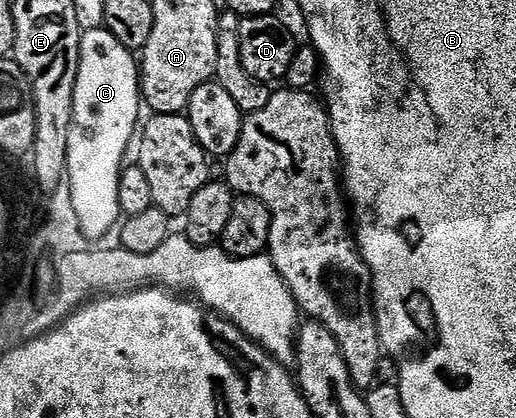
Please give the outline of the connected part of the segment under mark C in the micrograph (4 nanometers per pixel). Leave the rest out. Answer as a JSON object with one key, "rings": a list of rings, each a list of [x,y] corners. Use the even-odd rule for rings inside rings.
{"rings":[[[105,28],[82,31],[80,40],[79,68],[73,86],[73,110],[71,124],[67,128],[67,170],[65,178],[71,183],[72,204],[76,210],[80,229],[88,241],[95,242],[98,236],[114,229],[120,221],[117,186],[119,173],[125,167],[123,155],[127,147],[132,147],[133,137],[137,132],[139,104],[141,108],[141,68],[134,53]]]}

